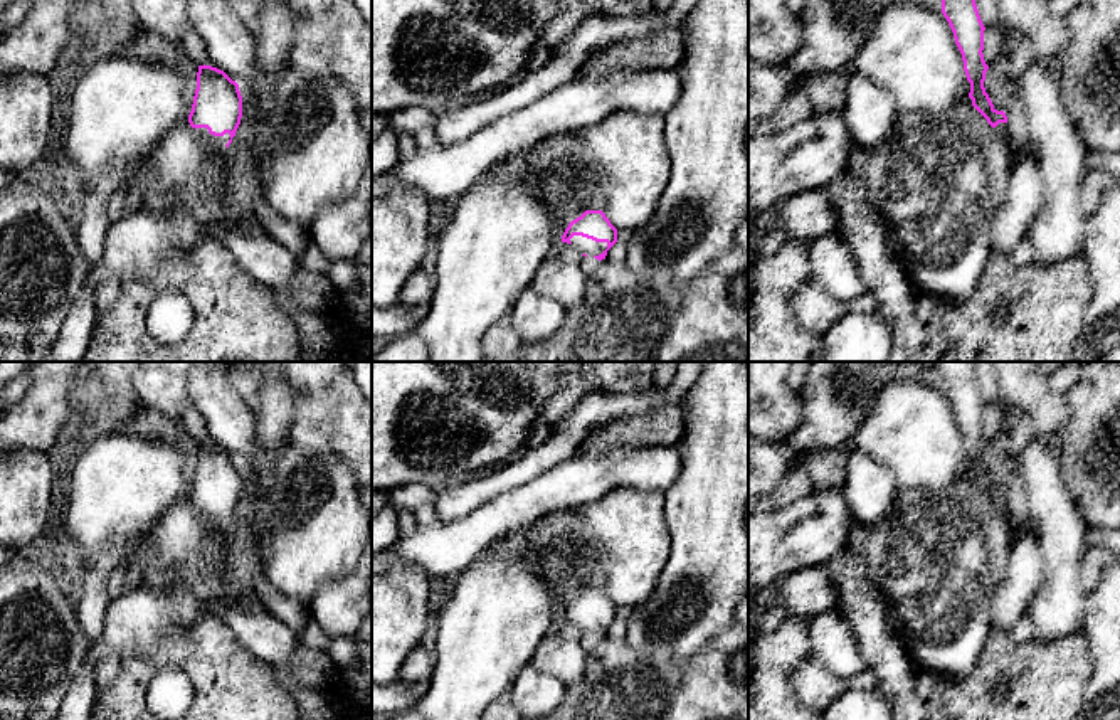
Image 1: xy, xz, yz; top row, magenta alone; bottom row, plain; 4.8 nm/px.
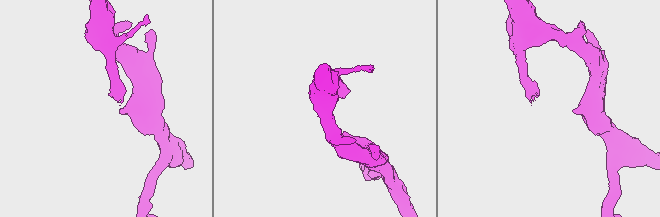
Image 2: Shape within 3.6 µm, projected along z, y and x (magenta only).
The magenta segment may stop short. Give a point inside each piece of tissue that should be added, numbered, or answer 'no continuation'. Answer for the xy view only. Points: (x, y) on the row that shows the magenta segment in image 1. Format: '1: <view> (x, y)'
1: xy (219, 143)

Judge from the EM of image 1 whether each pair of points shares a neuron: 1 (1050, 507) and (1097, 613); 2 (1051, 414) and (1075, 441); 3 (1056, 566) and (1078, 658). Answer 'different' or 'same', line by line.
1: different
2: different
3: different

